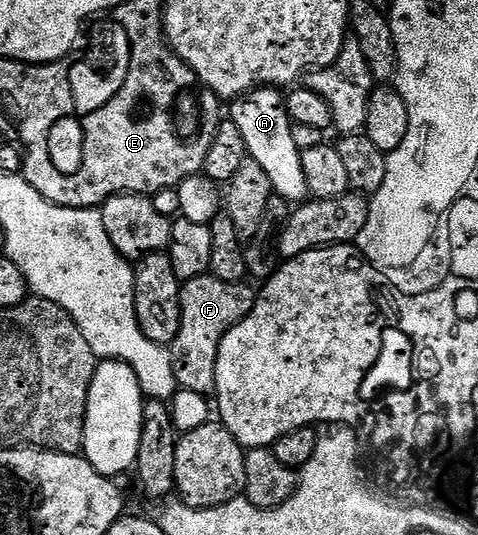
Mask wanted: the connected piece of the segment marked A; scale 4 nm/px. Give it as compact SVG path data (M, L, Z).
M256 87L247 91L230 103L229 120L241 131L245 139L247 157L257 160L269 176L269 184L276 195L288 198L291 204L302 204L308 201L305 171L301 168L301 156L292 136L292 121L288 116L286 97L276 87Z

